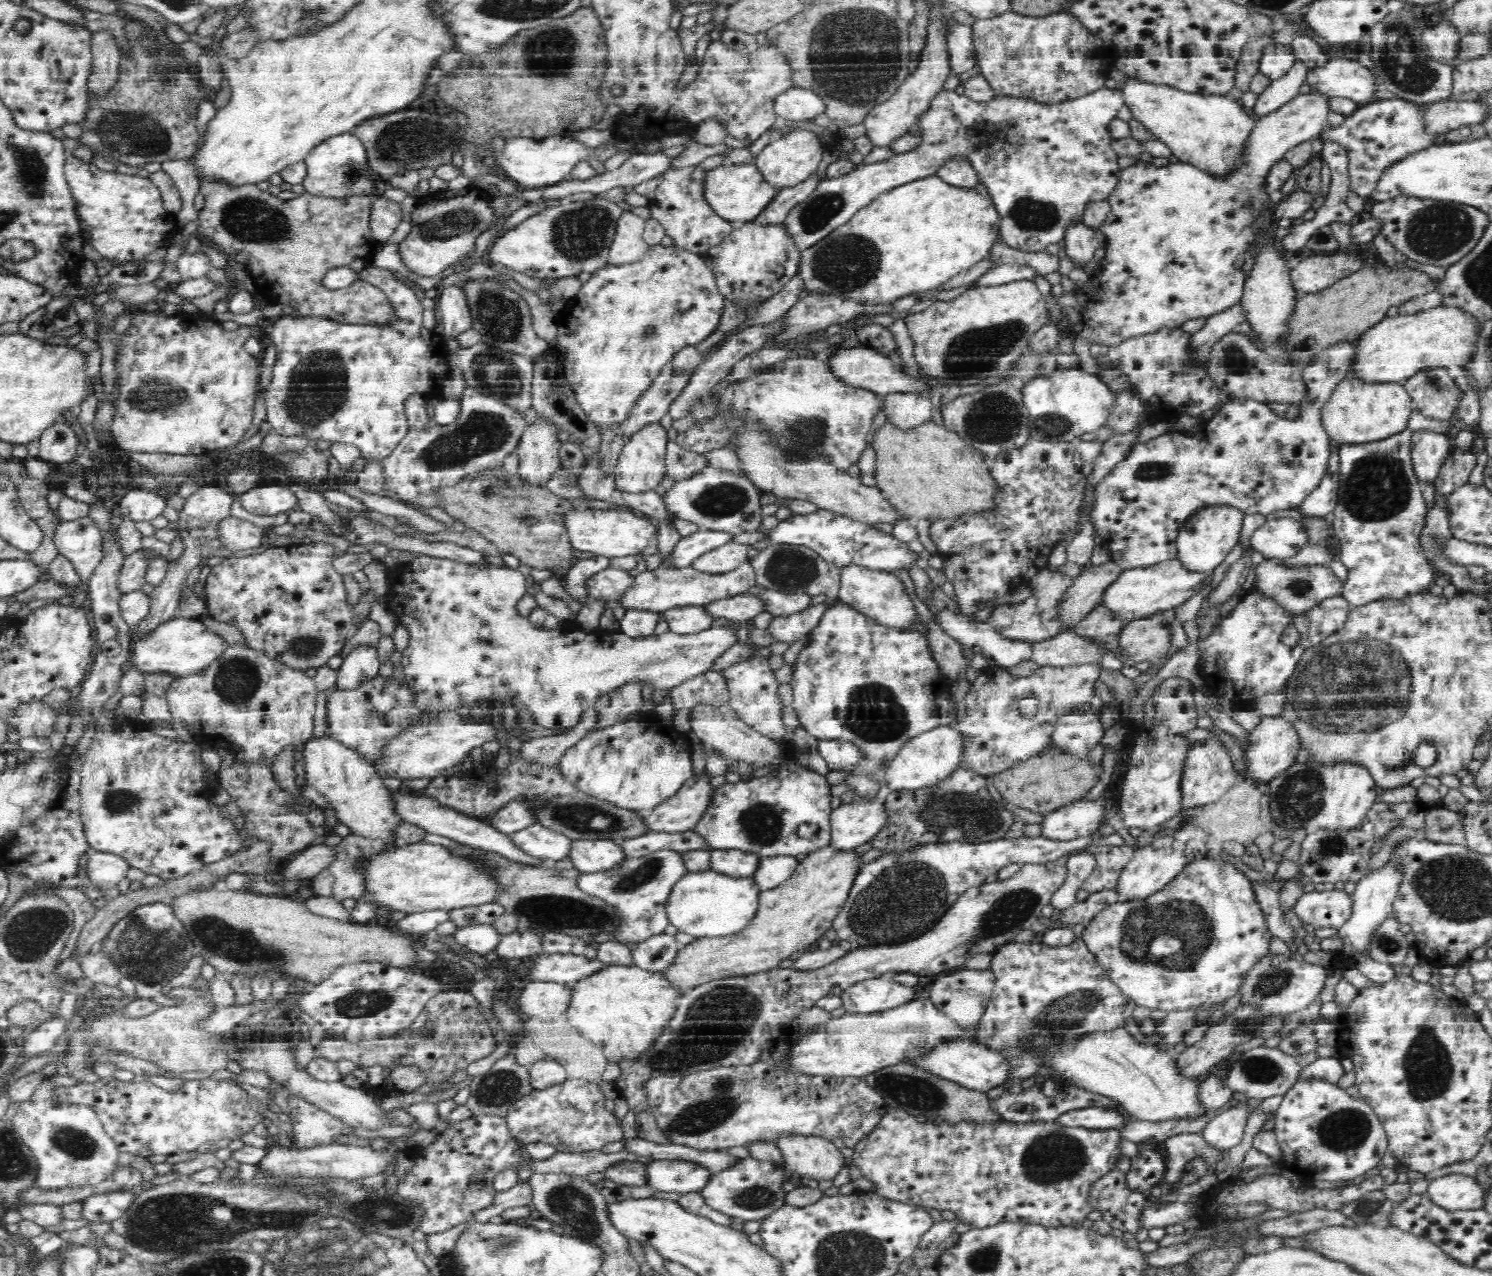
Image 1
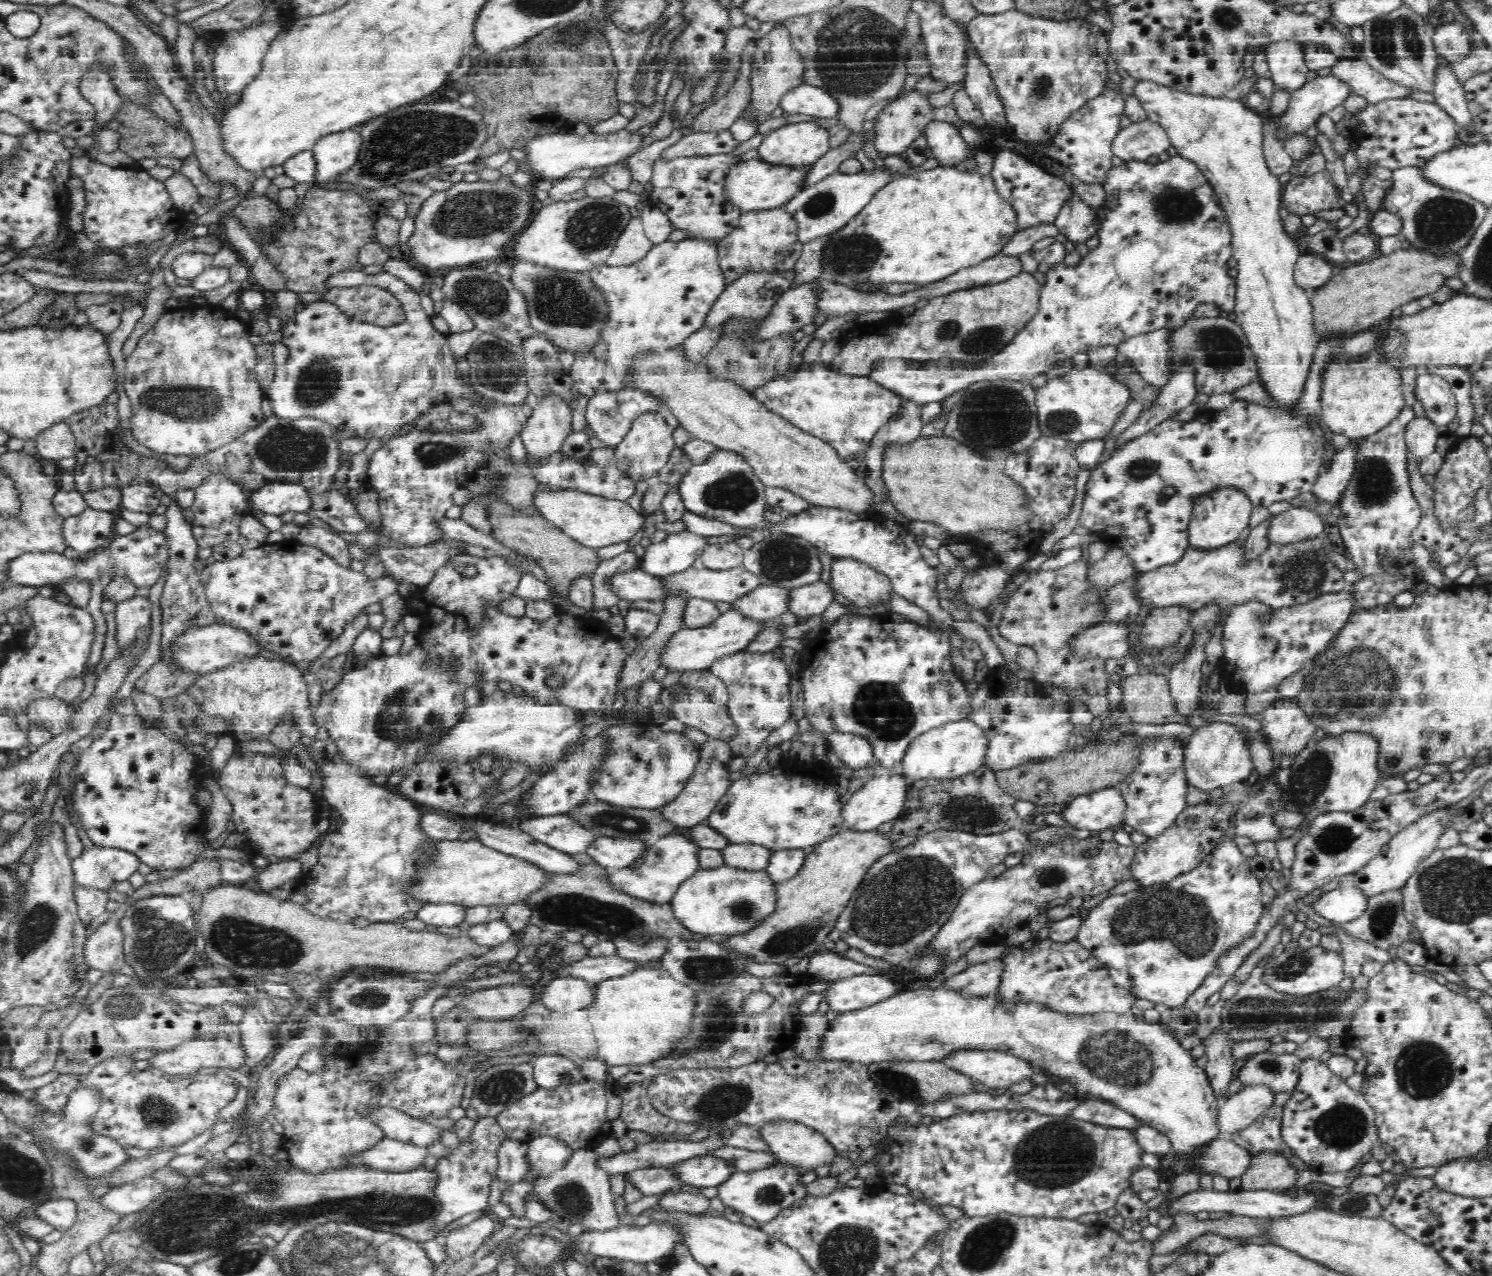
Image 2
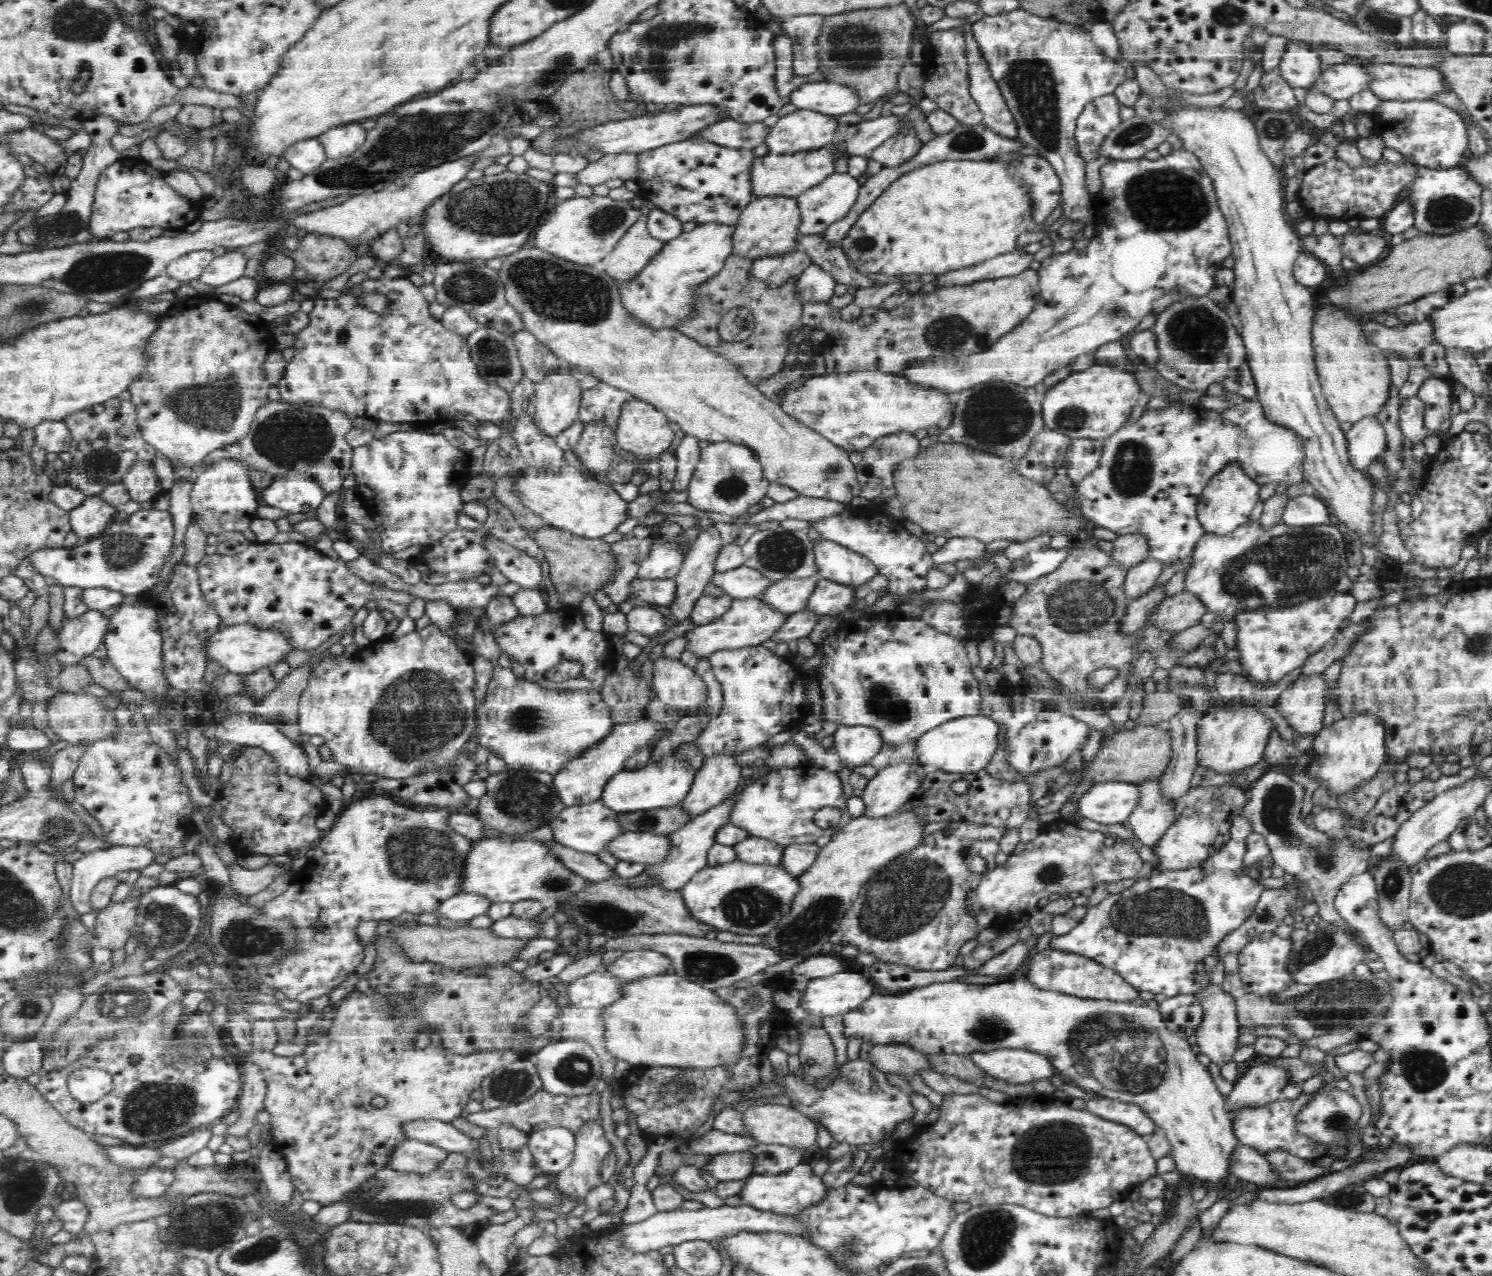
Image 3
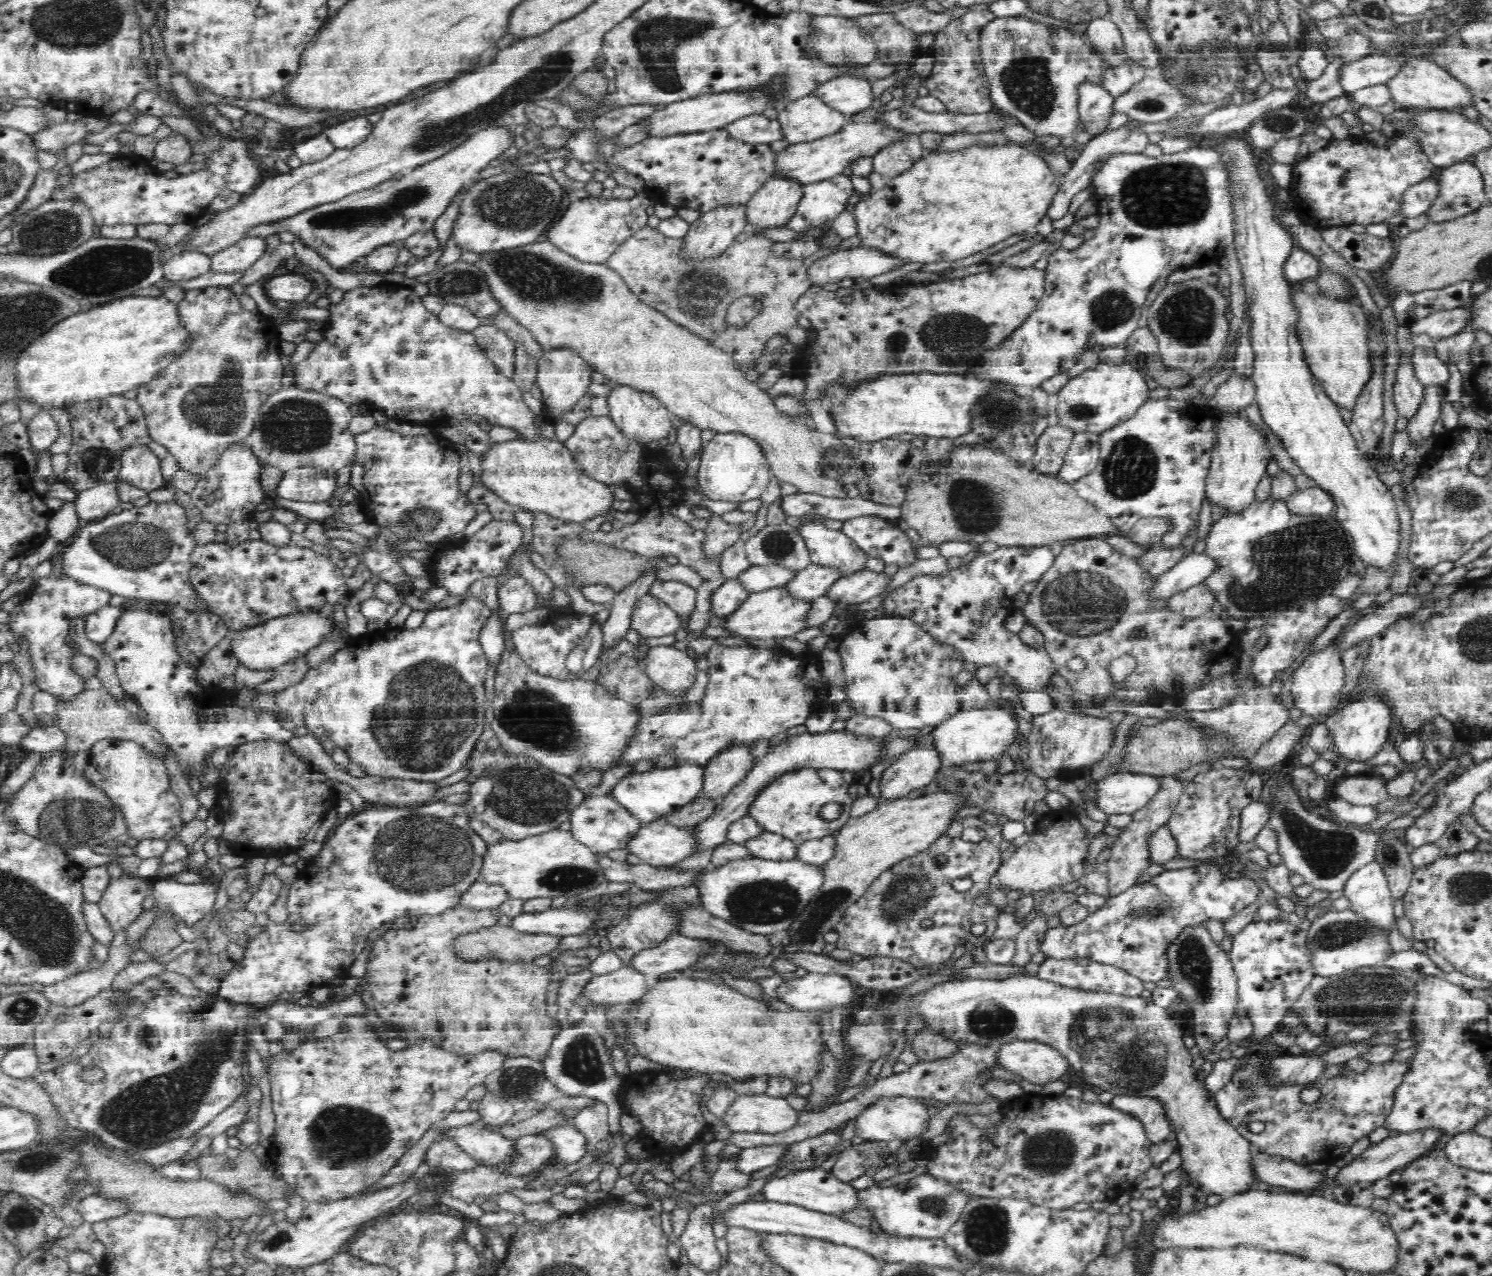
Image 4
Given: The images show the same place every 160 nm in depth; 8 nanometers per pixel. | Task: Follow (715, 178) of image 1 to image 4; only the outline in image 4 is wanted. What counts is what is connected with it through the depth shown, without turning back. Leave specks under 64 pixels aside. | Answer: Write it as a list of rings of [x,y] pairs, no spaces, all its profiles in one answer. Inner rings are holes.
[[[877,116],[873,122],[847,122],[838,130],[816,140],[791,143],[791,145],[777,153],[777,168],[775,172],[783,172],[788,178],[797,178],[802,184],[816,180],[826,180],[842,173],[855,160],[865,156],[873,156],[883,148],[908,138],[911,132],[905,128],[898,128],[890,124],[885,117]]]

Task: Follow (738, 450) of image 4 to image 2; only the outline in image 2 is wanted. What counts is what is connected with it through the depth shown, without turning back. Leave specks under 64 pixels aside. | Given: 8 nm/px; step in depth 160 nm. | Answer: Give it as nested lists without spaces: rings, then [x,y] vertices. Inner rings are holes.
[[[717,448],[700,464],[690,466],[680,485],[680,494],[688,511],[719,518],[724,522],[753,526],[754,530],[769,527],[764,521],[765,484],[756,476],[748,461],[737,452]]]

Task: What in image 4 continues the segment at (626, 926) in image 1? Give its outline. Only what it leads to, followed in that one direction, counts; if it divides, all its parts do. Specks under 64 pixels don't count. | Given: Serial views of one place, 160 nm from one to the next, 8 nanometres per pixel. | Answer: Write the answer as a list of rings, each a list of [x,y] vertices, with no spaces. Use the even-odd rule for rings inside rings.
[[[848,728],[844,730],[830,730],[824,733],[810,733],[788,737],[778,746],[770,749],[766,755],[758,761],[753,771],[749,772],[745,780],[738,784],[728,795],[724,797],[724,802],[716,810],[716,814],[708,821],[695,825],[697,836],[700,836],[700,851],[706,848],[720,845],[728,841],[727,834],[732,823],[740,818],[749,815],[752,804],[756,798],[762,794],[763,790],[768,787],[774,780],[777,780],[783,773],[794,771],[802,768],[830,768],[838,771],[851,771],[852,773],[861,770],[869,770],[886,760],[886,744],[888,744],[888,735],[874,737],[874,735],[860,735],[852,733]]]

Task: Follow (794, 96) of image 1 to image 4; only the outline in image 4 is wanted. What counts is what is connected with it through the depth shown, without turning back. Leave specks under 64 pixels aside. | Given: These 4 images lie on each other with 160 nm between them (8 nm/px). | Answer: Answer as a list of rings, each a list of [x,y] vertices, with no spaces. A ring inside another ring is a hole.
[[[844,75],[823,84],[815,92],[826,104],[851,116],[872,106],[874,94],[871,80],[862,76]]]

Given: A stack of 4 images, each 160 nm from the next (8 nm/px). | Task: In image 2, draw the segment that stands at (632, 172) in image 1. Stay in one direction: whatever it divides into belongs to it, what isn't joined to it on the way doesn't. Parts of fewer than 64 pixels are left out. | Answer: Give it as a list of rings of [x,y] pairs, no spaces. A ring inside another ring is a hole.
[[[730,128],[720,130],[693,130],[682,135],[672,146],[663,150],[665,156],[692,156],[699,153],[730,153],[740,146],[742,140],[733,136]]]

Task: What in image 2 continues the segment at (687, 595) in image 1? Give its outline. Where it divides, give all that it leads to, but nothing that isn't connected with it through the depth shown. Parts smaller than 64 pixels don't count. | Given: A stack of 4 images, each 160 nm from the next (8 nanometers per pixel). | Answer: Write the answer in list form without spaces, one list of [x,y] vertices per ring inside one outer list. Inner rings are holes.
[[[743,565],[722,570],[701,567],[694,569],[688,568],[688,570],[685,570],[684,572],[678,572],[678,574],[673,574],[672,577],[662,579],[668,583],[669,592],[683,590],[683,592],[687,592],[694,598],[706,598],[712,601],[730,603],[740,600],[740,598],[746,596],[749,592],[752,592],[761,585],[760,579]]]

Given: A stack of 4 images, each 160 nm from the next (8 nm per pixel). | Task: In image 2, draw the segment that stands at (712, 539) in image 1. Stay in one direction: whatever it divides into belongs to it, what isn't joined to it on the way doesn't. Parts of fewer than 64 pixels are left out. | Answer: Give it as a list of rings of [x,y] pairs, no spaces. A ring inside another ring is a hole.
[[[695,532],[671,533],[666,540],[646,546],[641,569],[655,577],[672,577],[693,566],[707,546],[707,538]]]

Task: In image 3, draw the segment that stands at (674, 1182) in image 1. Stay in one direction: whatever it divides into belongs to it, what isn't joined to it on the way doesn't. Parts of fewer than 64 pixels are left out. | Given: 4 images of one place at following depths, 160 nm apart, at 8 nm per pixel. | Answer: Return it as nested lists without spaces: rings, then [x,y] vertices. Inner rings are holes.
[[[752,1150],[722,1153],[709,1162],[711,1174],[718,1181],[747,1179],[755,1174],[756,1154]]]

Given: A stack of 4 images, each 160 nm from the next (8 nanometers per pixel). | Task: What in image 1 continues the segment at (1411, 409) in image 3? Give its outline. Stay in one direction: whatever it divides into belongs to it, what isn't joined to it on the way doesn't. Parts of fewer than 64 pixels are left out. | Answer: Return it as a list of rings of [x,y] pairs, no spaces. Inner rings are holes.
[[[1418,428],[1411,434],[1411,461],[1421,482],[1433,482],[1438,470],[1449,455],[1449,434],[1433,432],[1430,428]]]

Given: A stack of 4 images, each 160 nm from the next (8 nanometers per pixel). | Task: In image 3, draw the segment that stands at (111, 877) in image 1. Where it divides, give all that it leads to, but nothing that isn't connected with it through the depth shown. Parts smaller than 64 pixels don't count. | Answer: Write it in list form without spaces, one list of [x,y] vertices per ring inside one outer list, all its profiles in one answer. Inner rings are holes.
[[[141,844],[140,846],[113,845],[109,849],[98,849],[87,853],[83,858],[75,861],[72,884],[70,884],[70,902],[74,910],[80,915],[88,914],[88,912],[92,914],[92,908],[89,906],[91,892],[103,877],[115,876],[117,873],[129,869],[144,869],[148,864],[154,862],[156,855],[154,850]]]

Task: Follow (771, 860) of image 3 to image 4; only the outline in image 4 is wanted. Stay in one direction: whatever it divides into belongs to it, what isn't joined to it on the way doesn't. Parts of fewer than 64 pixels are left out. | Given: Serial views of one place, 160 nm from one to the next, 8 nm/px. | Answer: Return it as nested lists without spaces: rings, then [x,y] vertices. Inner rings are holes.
[[[764,831],[744,842],[754,857],[768,860],[792,860],[797,858],[800,844],[789,837]]]

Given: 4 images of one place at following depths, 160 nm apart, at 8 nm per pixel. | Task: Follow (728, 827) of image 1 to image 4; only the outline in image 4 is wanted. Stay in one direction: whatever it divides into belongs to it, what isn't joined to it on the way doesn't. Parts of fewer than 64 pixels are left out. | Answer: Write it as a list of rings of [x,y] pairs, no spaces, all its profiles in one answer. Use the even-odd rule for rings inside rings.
[[[811,767],[795,769],[783,773],[763,790],[752,804],[749,816],[756,819],[766,831],[789,837],[801,845],[808,840],[838,831],[851,819],[851,807],[855,800],[848,788],[857,782],[856,775],[851,771]],[[826,804],[838,804],[841,807],[840,815],[836,819],[828,820],[822,817],[822,808]]]

